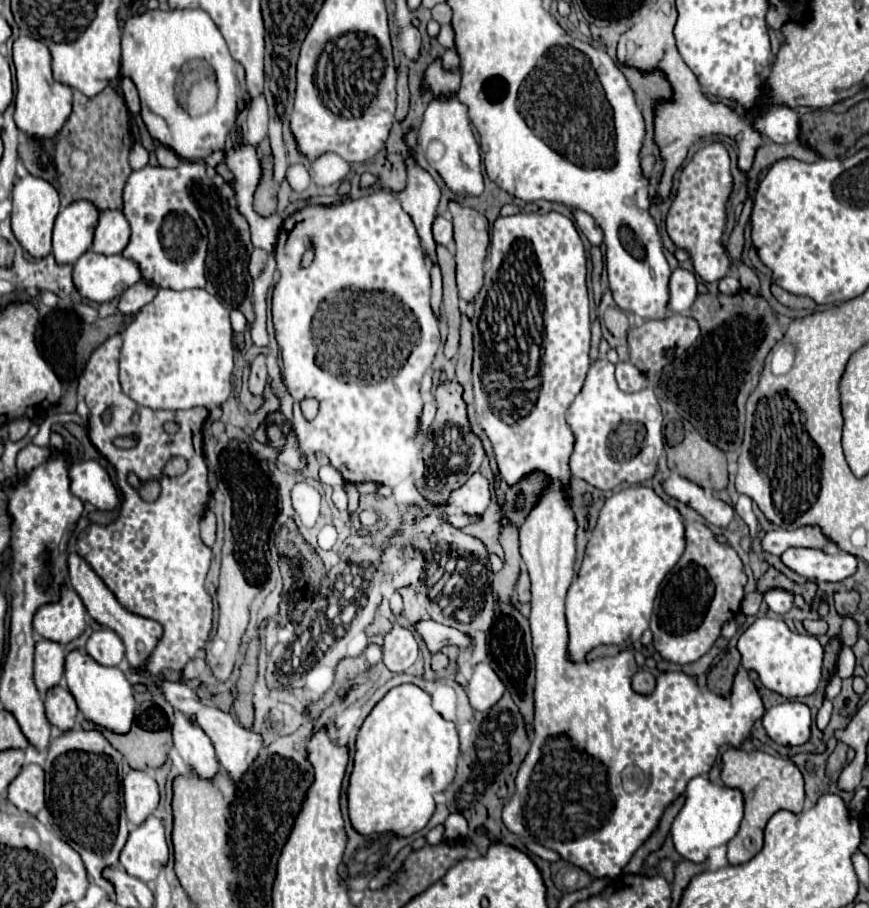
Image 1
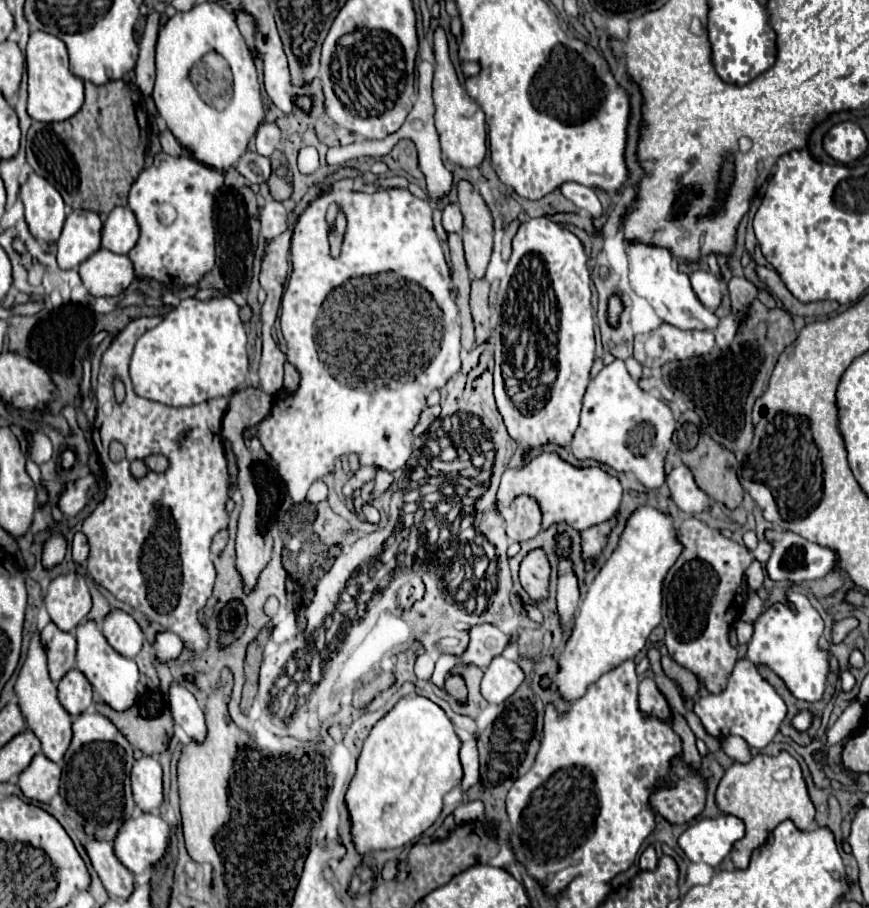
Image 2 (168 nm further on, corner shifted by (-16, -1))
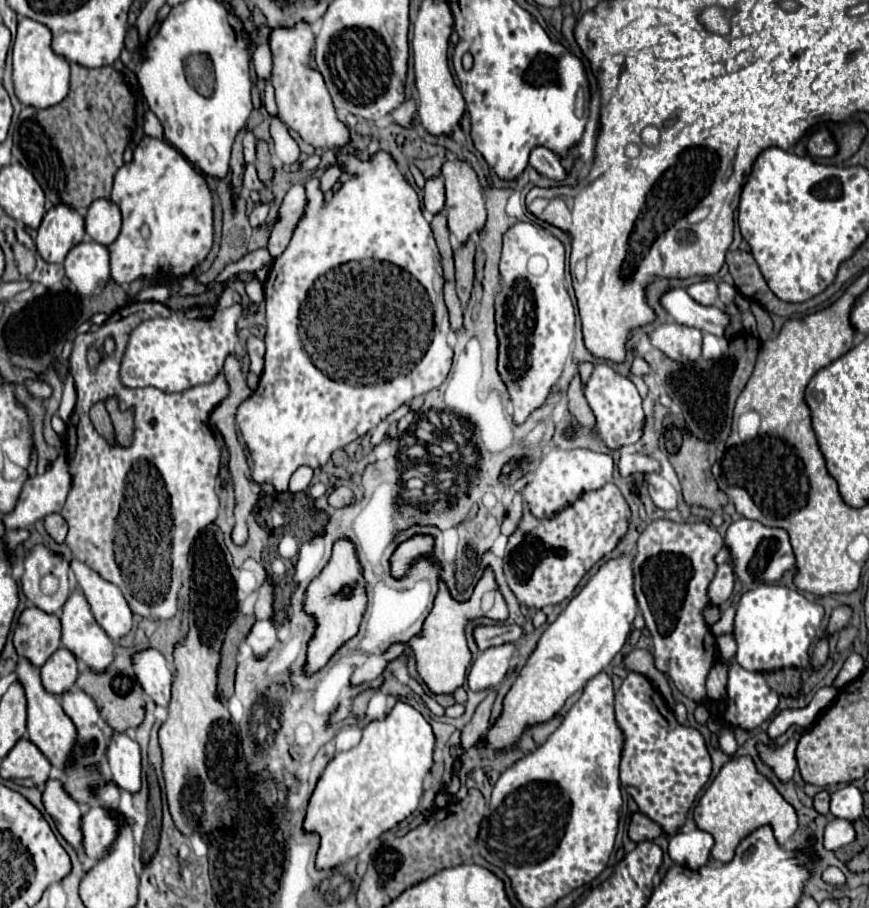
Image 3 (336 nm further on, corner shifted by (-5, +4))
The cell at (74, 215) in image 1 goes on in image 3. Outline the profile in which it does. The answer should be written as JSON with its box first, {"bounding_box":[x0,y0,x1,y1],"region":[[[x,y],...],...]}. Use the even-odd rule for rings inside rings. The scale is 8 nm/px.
{"bounding_box":[37,204,85,262],"region":[[[57,204],[41,220],[37,228],[37,252],[45,262],[63,262],[67,252],[85,236],[83,216],[71,206]]]}

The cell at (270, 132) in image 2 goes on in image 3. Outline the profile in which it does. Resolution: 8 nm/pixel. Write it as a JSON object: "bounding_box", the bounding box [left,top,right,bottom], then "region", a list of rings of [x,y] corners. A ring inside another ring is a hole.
{"bounding_box":[243,132,257,164],"region":[[[247,132],[247,134],[245,134],[245,138],[243,138],[243,154],[245,154],[245,164],[251,164],[251,162],[255,160],[255,144],[257,144],[255,136],[253,136],[251,132]]]}

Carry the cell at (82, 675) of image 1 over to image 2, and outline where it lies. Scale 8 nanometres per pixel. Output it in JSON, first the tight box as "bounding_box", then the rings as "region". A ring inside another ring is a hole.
{"bounding_box":[76,621,140,711],"region":[[[94,621],[80,623],[76,627],[76,639],[78,639],[76,669],[84,673],[84,677],[90,681],[94,691],[98,691],[100,701],[104,701],[114,711],[128,711],[128,707],[134,707],[138,699],[138,681],[140,681],[140,671],[134,659],[126,659],[120,653],[116,653],[108,645],[100,627]]]}

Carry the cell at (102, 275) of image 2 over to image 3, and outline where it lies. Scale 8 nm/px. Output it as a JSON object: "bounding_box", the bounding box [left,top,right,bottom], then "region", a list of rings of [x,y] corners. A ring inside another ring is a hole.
{"bounding_box":[65,240,111,296],"region":[[[91,240],[79,242],[65,258],[65,274],[79,294],[89,296],[97,286],[105,286],[111,276],[107,248]]]}

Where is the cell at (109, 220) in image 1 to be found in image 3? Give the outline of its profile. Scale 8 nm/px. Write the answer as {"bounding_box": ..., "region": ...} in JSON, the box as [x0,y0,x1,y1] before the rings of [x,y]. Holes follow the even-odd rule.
{"bounding_box":[85,198,121,246],"region":[[[105,198],[93,200],[85,216],[85,232],[91,236],[91,240],[109,246],[119,236],[119,230],[121,230],[119,206]]]}

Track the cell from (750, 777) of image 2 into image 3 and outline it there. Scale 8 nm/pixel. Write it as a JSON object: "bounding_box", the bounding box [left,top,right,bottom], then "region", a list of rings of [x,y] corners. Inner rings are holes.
{"bounding_box":[693,756,789,862],"region":[[[737,756],[723,764],[723,768],[695,806],[693,818],[699,830],[713,834],[715,844],[711,856],[719,862],[731,862],[739,842],[759,826],[771,826],[781,846],[789,840],[789,804],[773,788],[773,784],[757,772],[749,756]]]}

